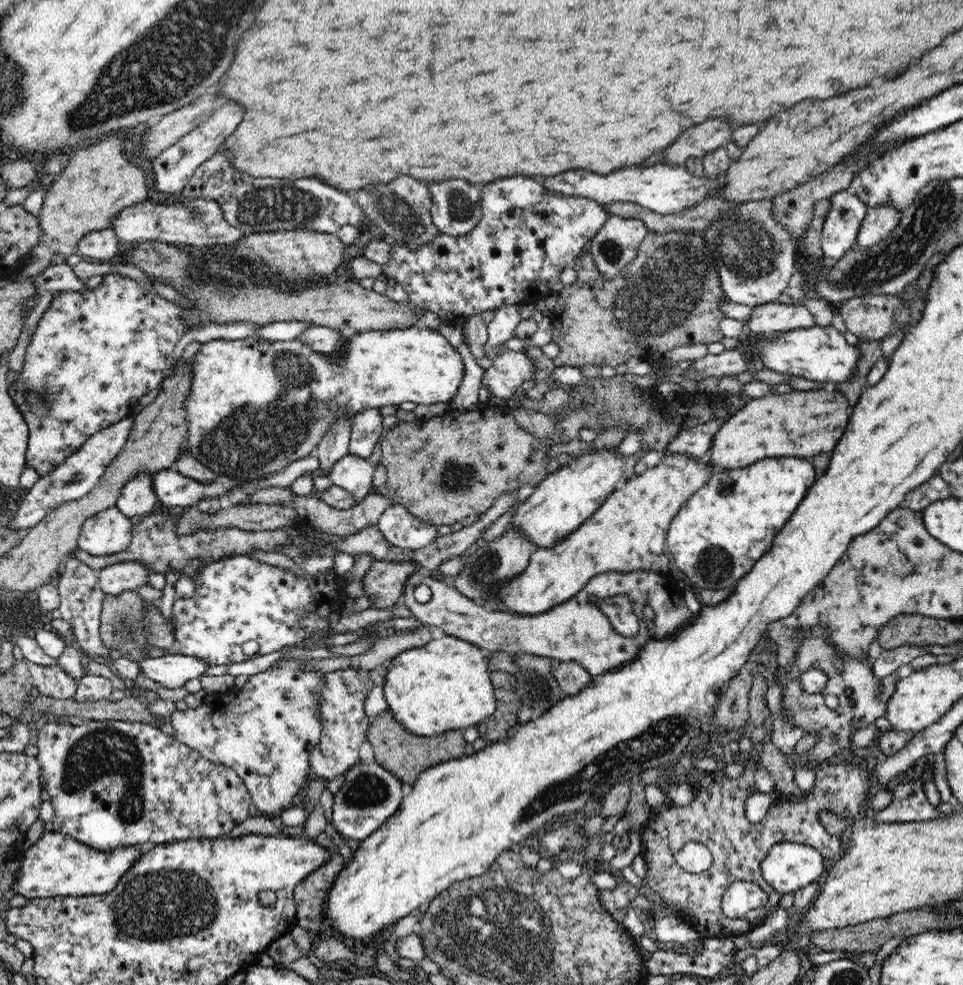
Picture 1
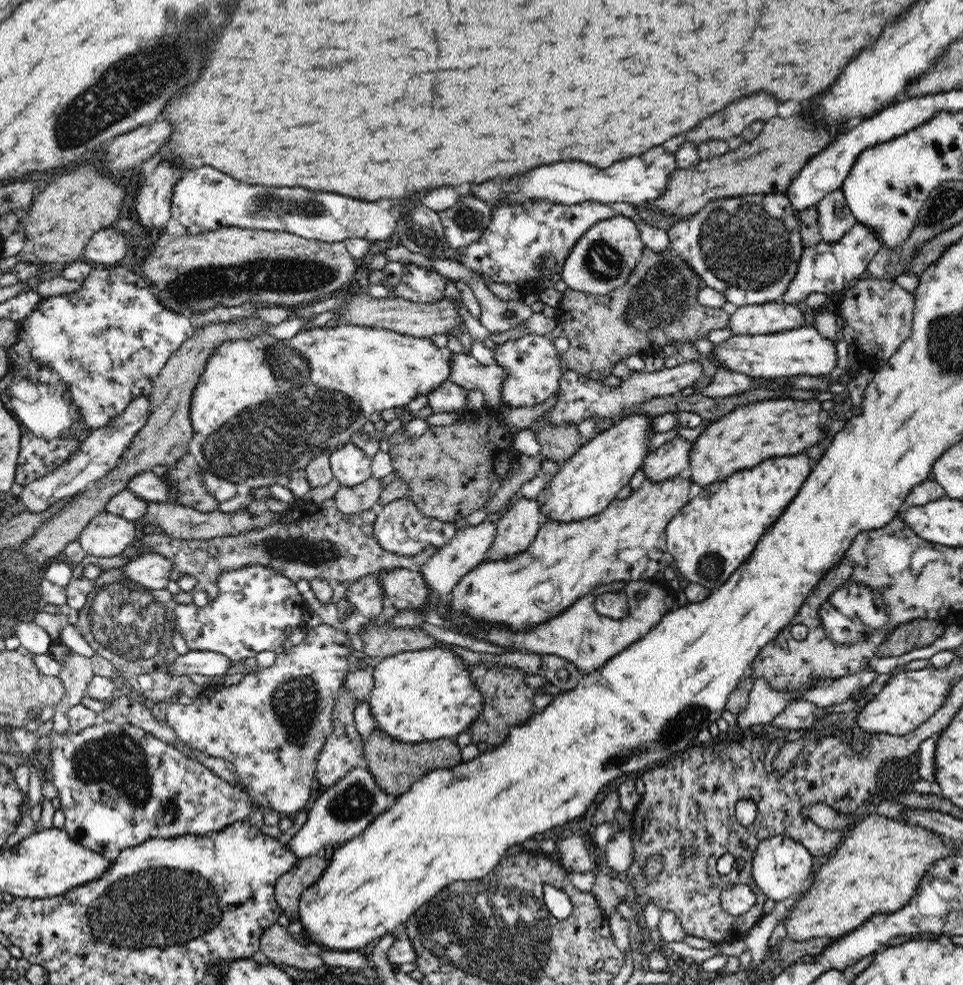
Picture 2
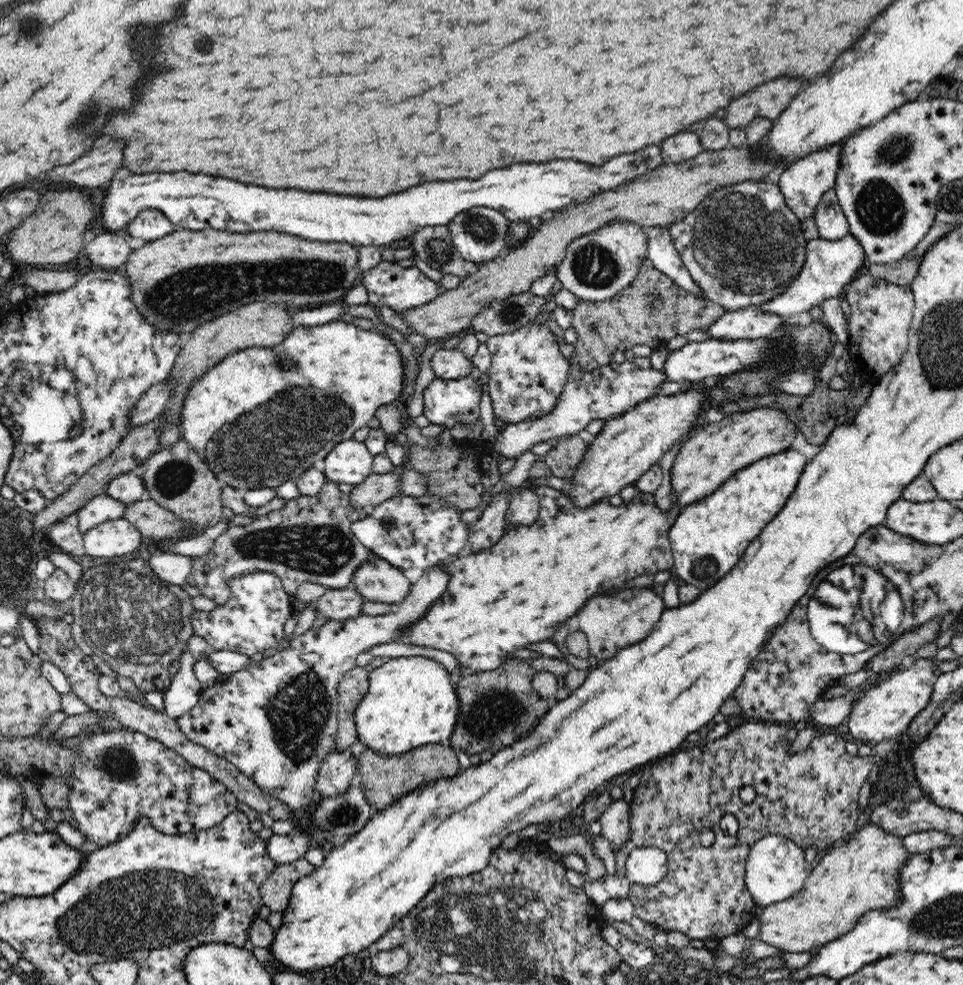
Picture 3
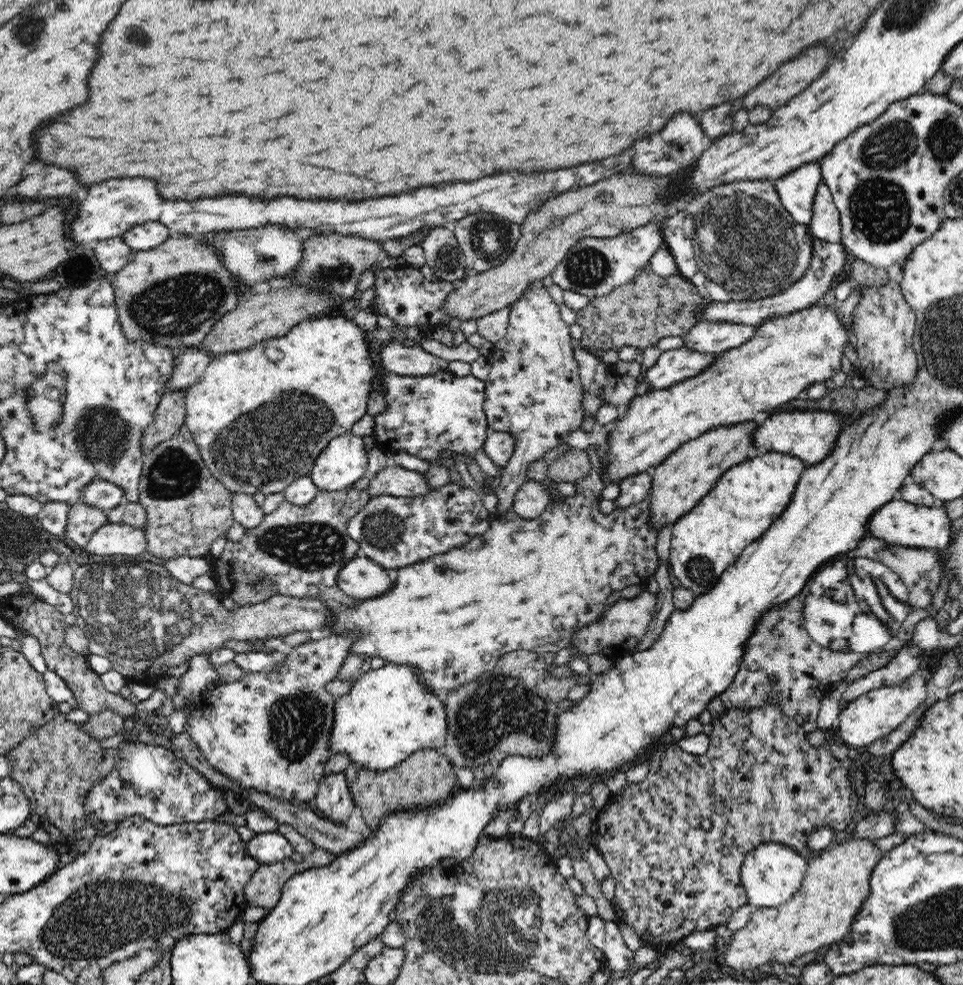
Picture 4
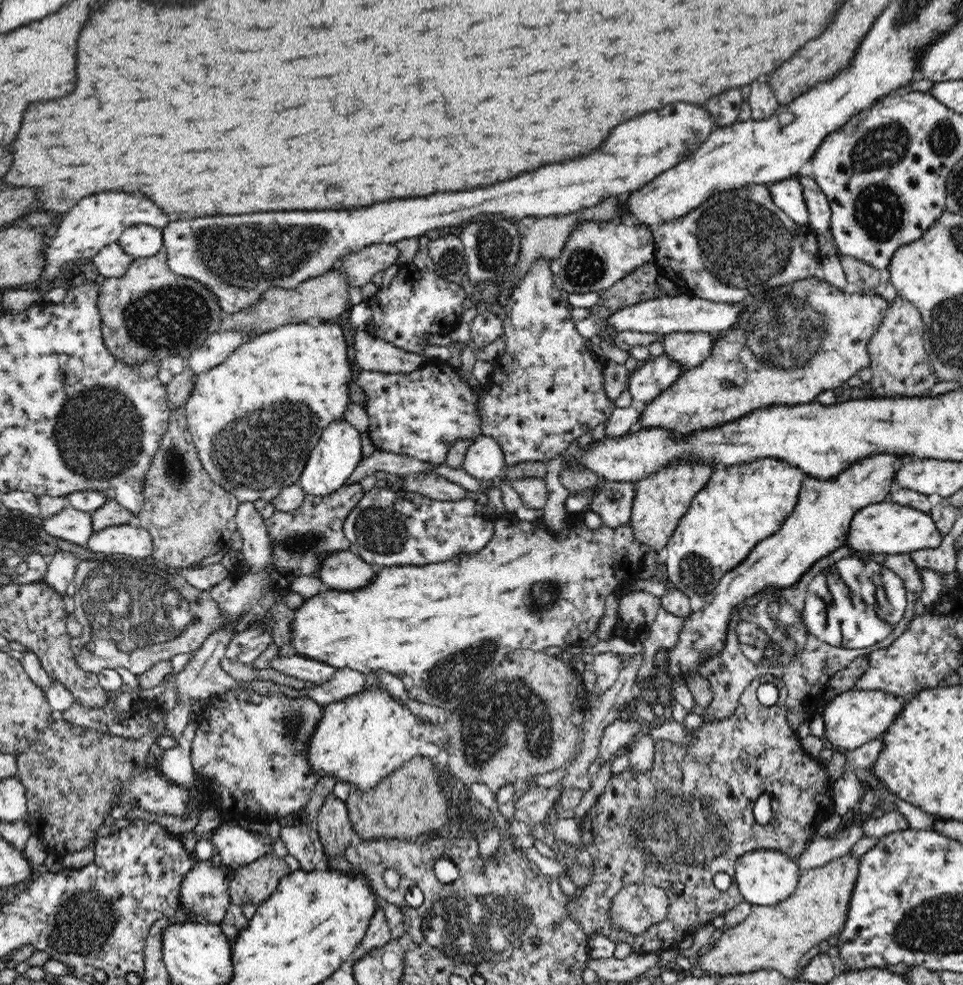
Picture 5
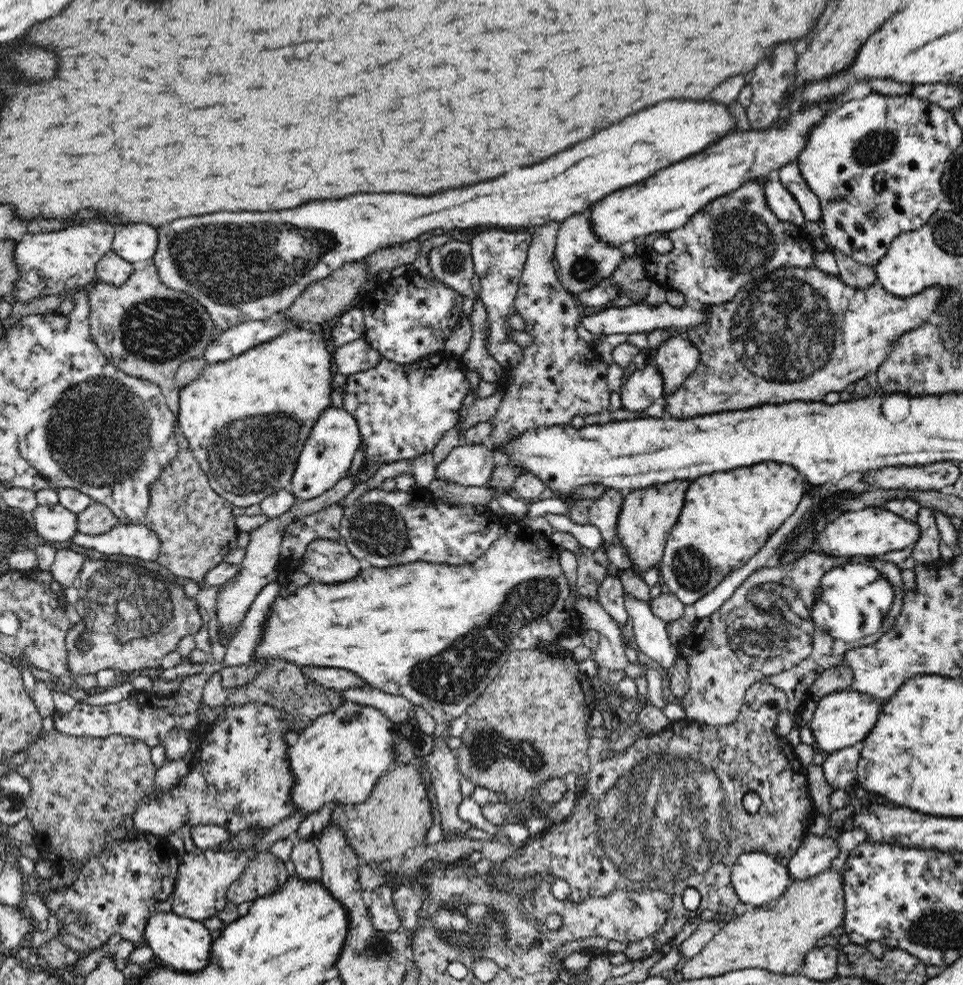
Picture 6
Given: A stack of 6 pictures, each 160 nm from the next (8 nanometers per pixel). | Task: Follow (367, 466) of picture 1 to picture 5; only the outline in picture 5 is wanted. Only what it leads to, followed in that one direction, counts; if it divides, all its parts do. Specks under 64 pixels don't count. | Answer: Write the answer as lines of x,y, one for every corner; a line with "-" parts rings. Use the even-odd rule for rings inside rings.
346,419
332,420
320,434
321,438
314,446
310,454
307,466
300,474
299,486
305,494
314,496
326,496
337,491
346,478
354,472
356,465
363,460
360,432

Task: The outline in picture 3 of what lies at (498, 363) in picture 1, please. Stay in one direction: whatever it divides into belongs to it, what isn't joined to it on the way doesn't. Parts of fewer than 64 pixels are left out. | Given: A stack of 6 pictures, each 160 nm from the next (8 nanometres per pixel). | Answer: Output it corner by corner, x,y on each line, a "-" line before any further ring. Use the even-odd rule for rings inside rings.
458,347
440,349
432,355
430,365
435,378
448,379
464,378
472,370
472,361
464,357

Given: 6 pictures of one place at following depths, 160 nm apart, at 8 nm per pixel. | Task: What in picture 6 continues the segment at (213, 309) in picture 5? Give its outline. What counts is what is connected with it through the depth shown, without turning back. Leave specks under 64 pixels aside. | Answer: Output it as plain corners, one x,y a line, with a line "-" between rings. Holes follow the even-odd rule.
150,264
143,270
134,271
122,286
95,282
88,289
90,305
90,336
106,358
128,376
140,377
157,384
162,389
163,398
176,415
178,412
178,392
176,384
177,368
187,360
203,356
209,342
212,341
213,321
198,301
184,292
174,291
160,283
156,267
-
177,424
176,433
178,456
162,471
160,478
151,484
151,501
144,525
160,539
158,564
180,578
193,580
199,590
204,590
209,587
204,580
206,573
224,561
228,553
238,548
236,538
239,530
234,523
236,514
233,512
233,504
223,499
210,486
206,473
200,469

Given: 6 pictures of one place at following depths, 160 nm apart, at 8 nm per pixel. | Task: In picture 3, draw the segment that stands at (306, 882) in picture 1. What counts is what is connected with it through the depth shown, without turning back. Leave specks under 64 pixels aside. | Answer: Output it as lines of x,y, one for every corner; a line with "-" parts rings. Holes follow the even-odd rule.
304,858
277,865
268,878
258,886
260,904
266,912
283,912
290,900
290,890
300,878
314,872
315,867

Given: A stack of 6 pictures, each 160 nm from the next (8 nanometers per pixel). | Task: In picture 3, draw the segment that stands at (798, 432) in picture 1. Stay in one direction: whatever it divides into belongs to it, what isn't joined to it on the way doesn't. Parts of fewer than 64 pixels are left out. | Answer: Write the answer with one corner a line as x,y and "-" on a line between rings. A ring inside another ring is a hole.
768,407
734,413
719,422
705,424
682,442
678,455
670,466
670,497
673,504
684,508
702,500
720,488
737,470
790,448
794,434
796,428
786,418
786,414

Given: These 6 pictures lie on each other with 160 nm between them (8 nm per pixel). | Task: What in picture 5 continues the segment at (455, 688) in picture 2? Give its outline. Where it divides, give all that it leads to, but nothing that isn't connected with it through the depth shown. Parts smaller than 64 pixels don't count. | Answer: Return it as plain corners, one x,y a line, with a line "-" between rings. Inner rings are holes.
368,686
366,692
323,706
321,720
318,722
313,736
309,739
309,744
306,745
306,759
318,780
324,777
334,777
336,782
346,782
351,788
356,787
361,792
368,792
380,780
400,768
411,758
417,756
443,758
444,748
448,742
445,728
419,722
408,708
395,702
393,696
386,690
382,692
378,688

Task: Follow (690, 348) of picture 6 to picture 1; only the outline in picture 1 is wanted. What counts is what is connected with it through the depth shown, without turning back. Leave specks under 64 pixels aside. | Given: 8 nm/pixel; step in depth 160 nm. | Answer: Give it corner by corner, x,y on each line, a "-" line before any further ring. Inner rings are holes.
772,301
752,307
751,316
744,321
751,336
769,335
815,326
813,315
800,304
788,305

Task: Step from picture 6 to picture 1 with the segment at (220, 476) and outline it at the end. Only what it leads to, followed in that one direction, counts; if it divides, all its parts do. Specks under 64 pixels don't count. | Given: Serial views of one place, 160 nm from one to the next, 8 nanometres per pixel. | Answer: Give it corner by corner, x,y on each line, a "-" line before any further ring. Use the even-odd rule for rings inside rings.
423,326
392,331
352,332
350,336
343,335
340,348
330,354
322,354
300,339
272,341
256,335
240,340
218,339
201,344
192,363
193,379
186,401
189,452
217,475
248,481
268,478
293,462
309,457
332,423
344,417
352,422
357,414
366,409
399,407
403,402
415,402
418,405
447,402
454,398
464,376
464,361
459,351
450,346
438,331
-
266,366
274,368
284,385
278,394
282,398
272,408
270,404
258,406
258,400
264,398

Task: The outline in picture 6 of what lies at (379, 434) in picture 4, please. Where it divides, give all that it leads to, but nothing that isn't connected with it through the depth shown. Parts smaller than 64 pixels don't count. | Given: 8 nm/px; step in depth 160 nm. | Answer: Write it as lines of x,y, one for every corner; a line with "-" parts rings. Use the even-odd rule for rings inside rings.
447,351
432,353
402,365
382,357
372,368
346,376
342,388
342,406
356,419
360,429
360,448
365,452
362,468
352,477
354,486
369,481
384,464
403,460
402,458
410,461
431,449
435,450
442,436
458,425
460,406
471,389
462,361
459,361
456,354

